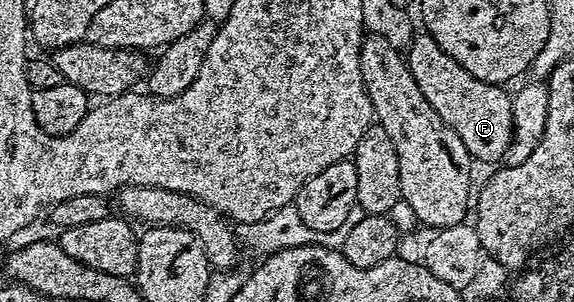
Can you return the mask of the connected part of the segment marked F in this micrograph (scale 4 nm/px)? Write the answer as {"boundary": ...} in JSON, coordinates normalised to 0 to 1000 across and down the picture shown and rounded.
{"boundary":[[[746,113],[723,116],[711,162],[711,209],[725,285],[732,285],[732,311],[746,325],[746,351],[801,444],[801,470],[815,483],[828,533],[868,530],[873,517],[876,526],[887,507],[895,470],[895,338],[880,288],[822,258],[822,245],[815,245],[794,192],[767,166]]]}

